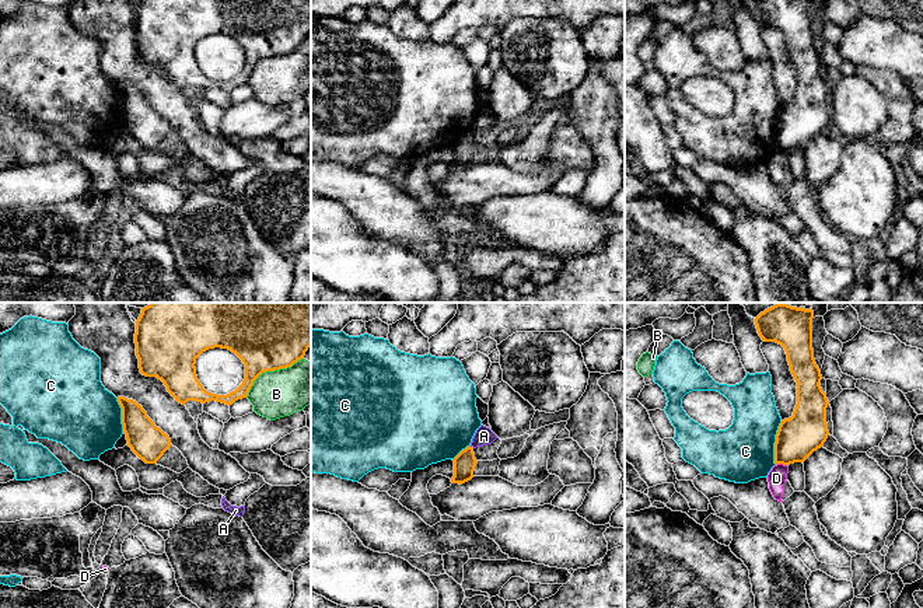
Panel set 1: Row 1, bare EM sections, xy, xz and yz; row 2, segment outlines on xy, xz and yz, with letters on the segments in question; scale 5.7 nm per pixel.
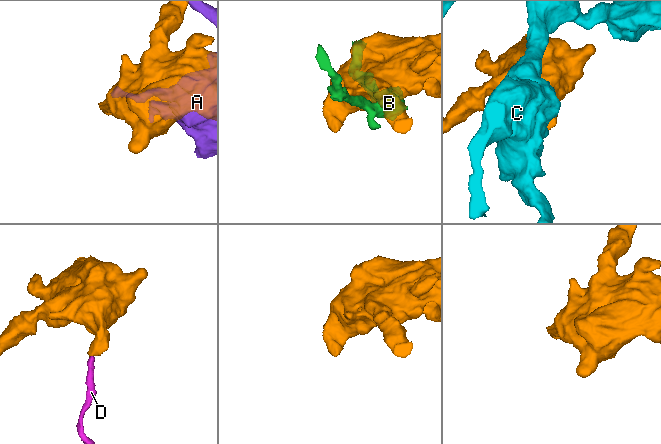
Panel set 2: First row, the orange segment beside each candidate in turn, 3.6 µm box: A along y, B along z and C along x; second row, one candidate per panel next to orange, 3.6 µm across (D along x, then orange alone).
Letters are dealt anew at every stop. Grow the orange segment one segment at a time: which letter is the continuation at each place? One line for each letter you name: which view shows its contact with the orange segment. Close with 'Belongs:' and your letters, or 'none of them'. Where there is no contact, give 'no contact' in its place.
Belongs: none of them

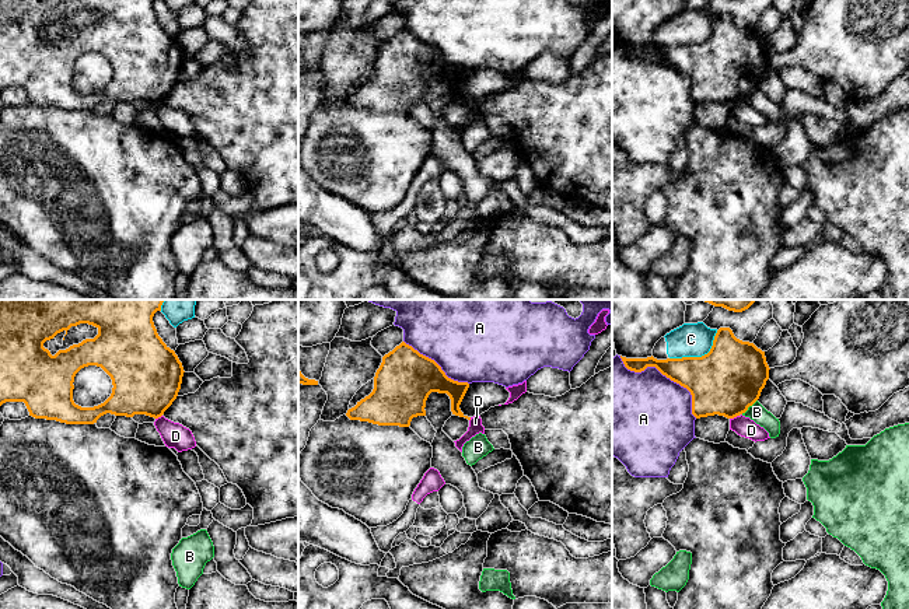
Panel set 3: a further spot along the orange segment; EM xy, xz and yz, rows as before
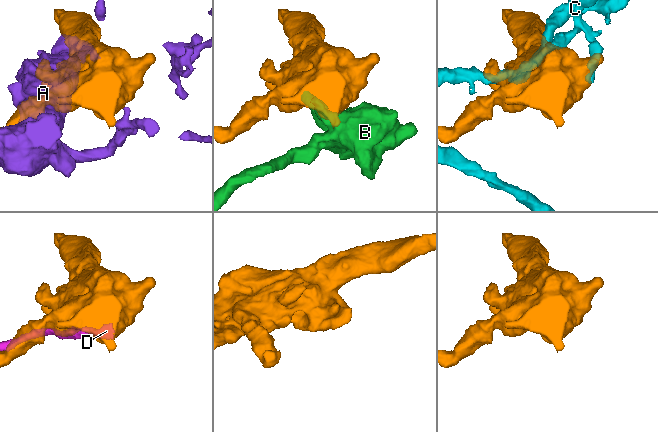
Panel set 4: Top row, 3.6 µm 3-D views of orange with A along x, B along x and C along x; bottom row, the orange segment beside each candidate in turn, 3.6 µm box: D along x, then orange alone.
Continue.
Belongs: none of them

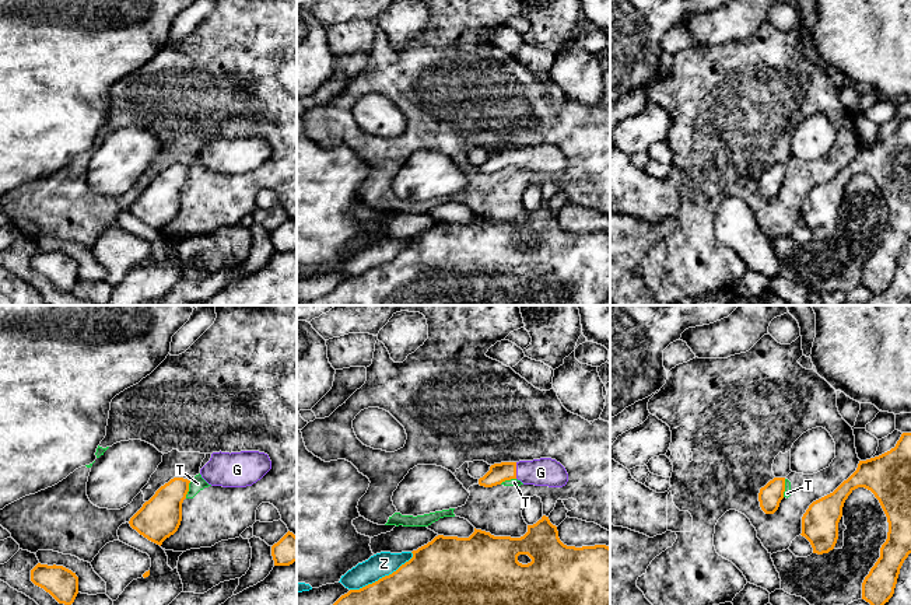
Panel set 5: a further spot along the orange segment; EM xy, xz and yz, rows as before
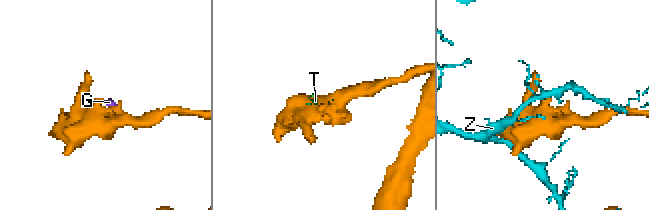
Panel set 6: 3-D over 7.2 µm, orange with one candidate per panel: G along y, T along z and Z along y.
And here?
G: contact in xz
Belongs: G

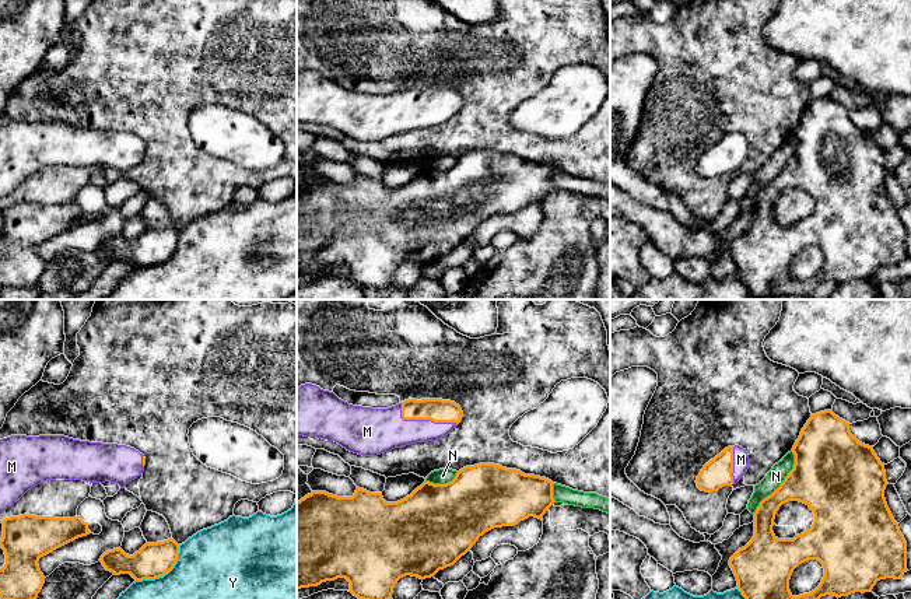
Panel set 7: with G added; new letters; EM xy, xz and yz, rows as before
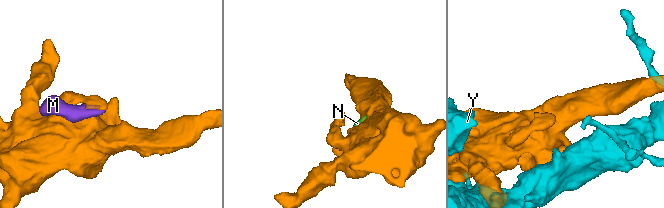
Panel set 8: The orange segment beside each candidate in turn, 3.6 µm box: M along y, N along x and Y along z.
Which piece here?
M: contact in xz
Belongs: M

